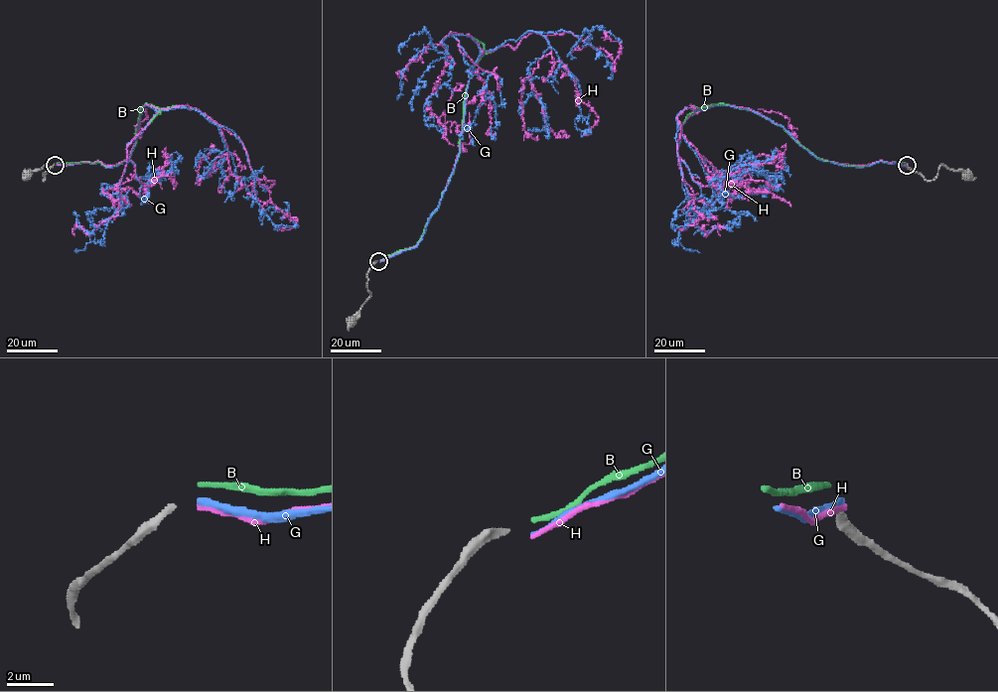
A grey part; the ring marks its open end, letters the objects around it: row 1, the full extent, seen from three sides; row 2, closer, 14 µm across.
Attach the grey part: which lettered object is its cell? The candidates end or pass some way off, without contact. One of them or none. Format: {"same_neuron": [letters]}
{"same_neuron": []}

